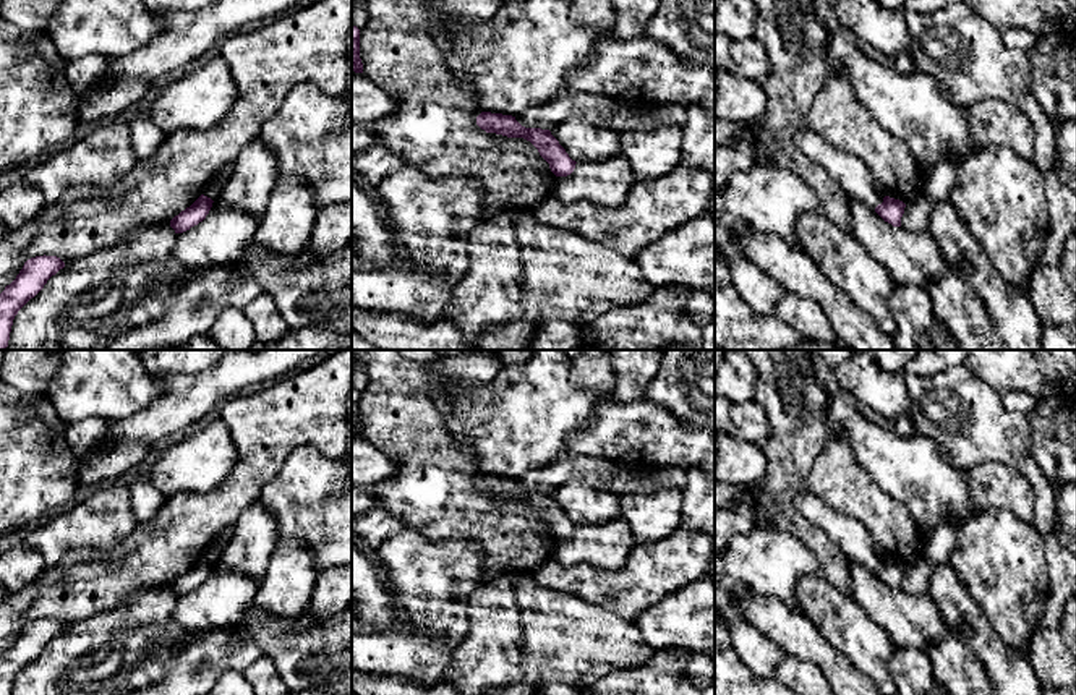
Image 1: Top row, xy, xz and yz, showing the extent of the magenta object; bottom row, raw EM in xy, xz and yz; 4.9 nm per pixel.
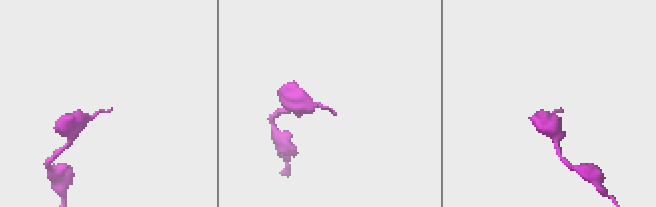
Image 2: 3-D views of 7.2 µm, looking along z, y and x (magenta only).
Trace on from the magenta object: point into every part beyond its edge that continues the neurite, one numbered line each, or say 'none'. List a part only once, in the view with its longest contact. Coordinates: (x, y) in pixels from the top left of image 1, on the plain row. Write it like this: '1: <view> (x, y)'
none

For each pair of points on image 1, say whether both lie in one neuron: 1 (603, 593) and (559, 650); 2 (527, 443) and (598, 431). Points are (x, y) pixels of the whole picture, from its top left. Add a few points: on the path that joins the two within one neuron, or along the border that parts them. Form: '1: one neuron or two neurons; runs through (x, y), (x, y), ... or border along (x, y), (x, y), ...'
1: two neurons; border along (558, 590), (598, 605), (627, 621)
2: two neurons; border along (597, 410), (587, 425), (569, 436), (559, 456)

